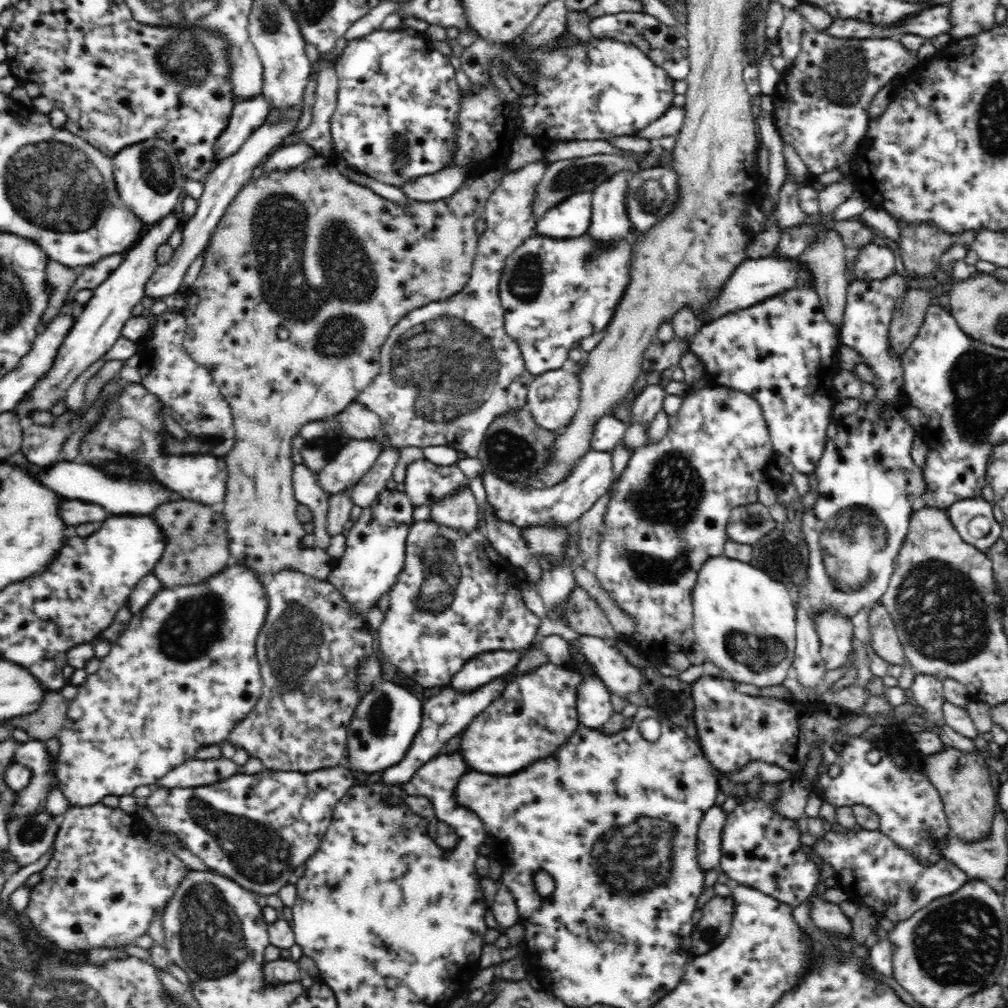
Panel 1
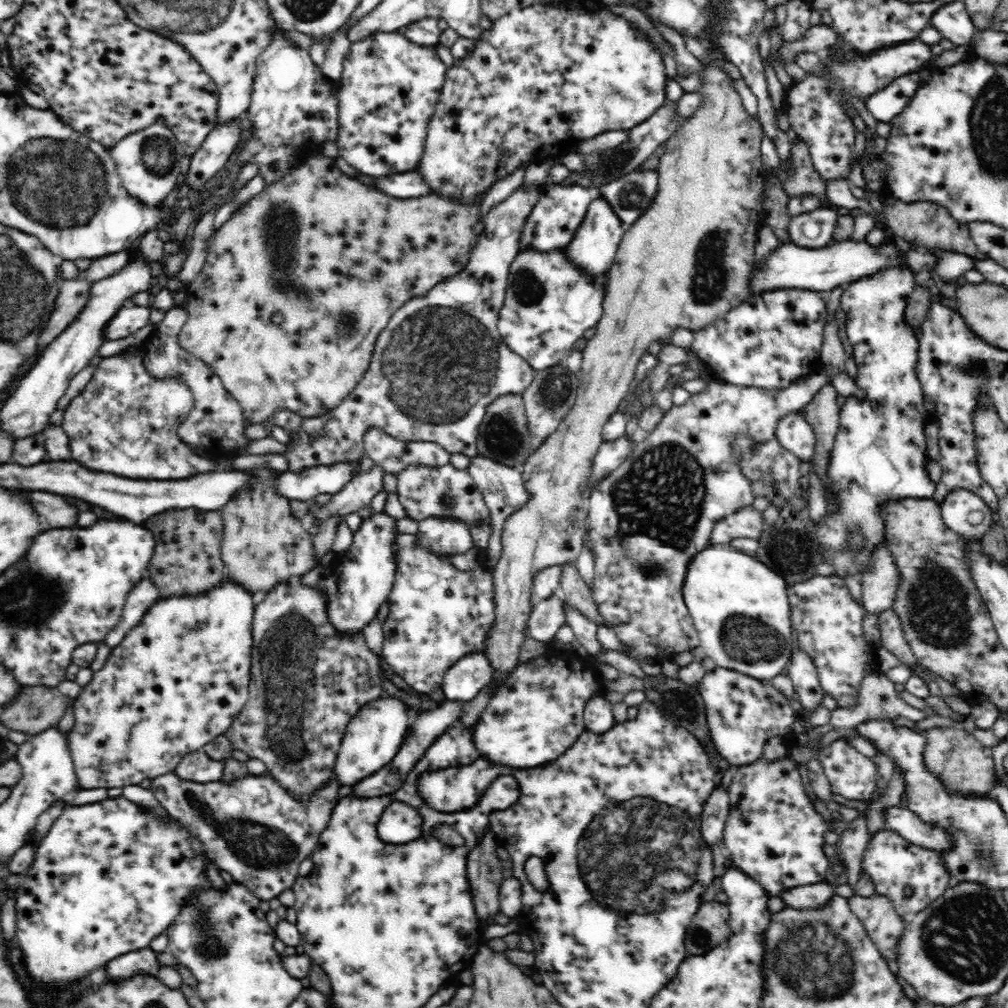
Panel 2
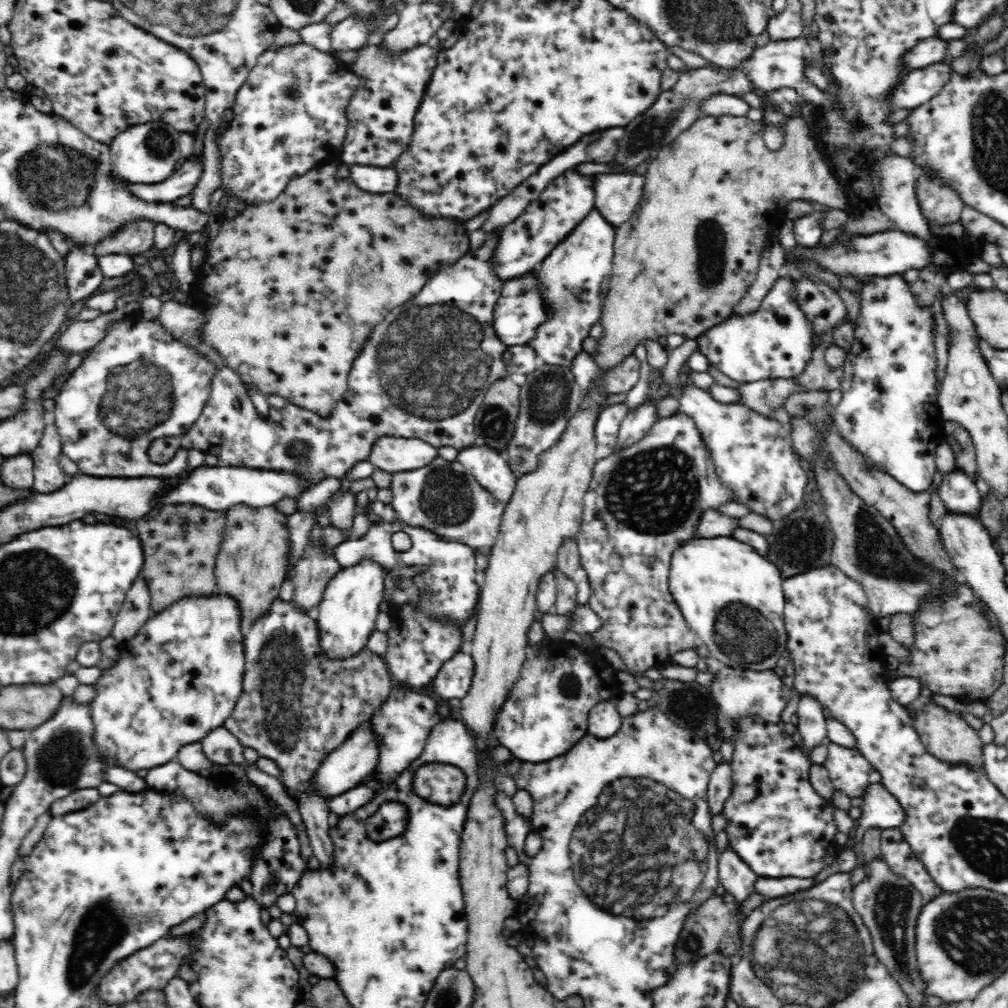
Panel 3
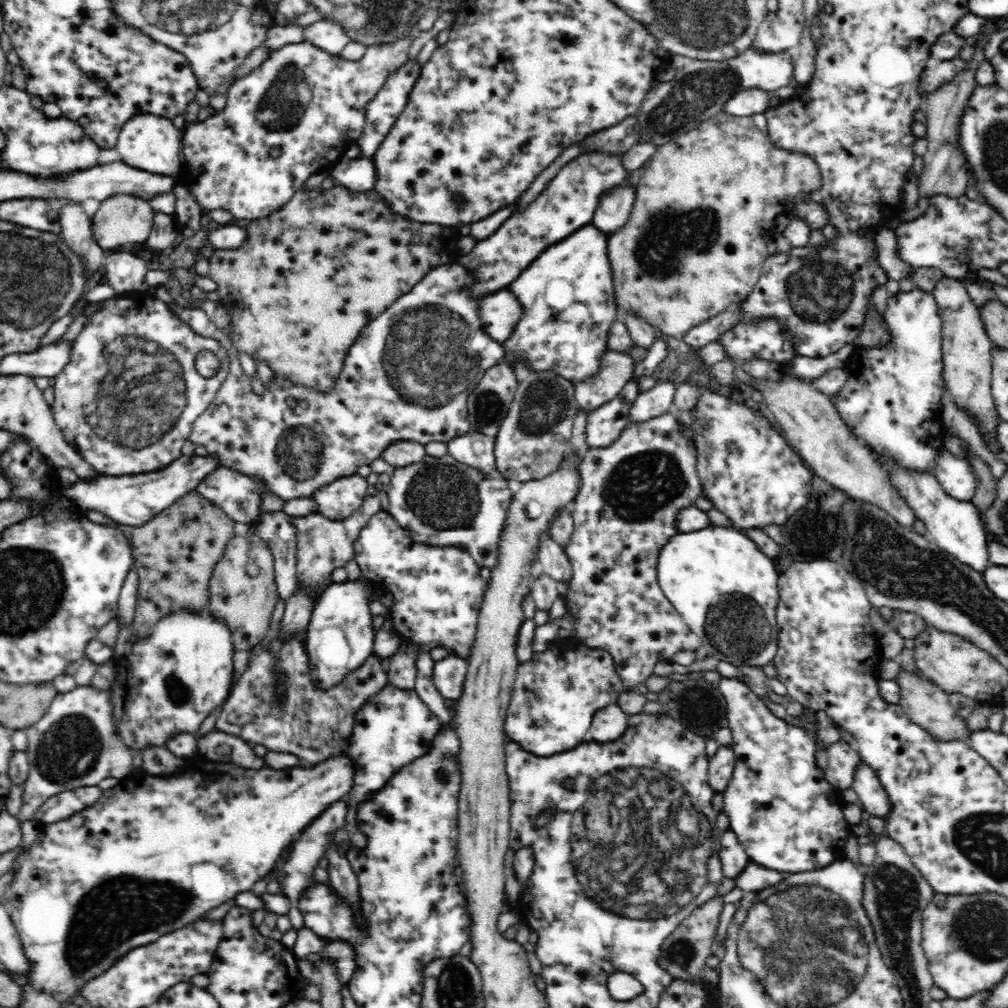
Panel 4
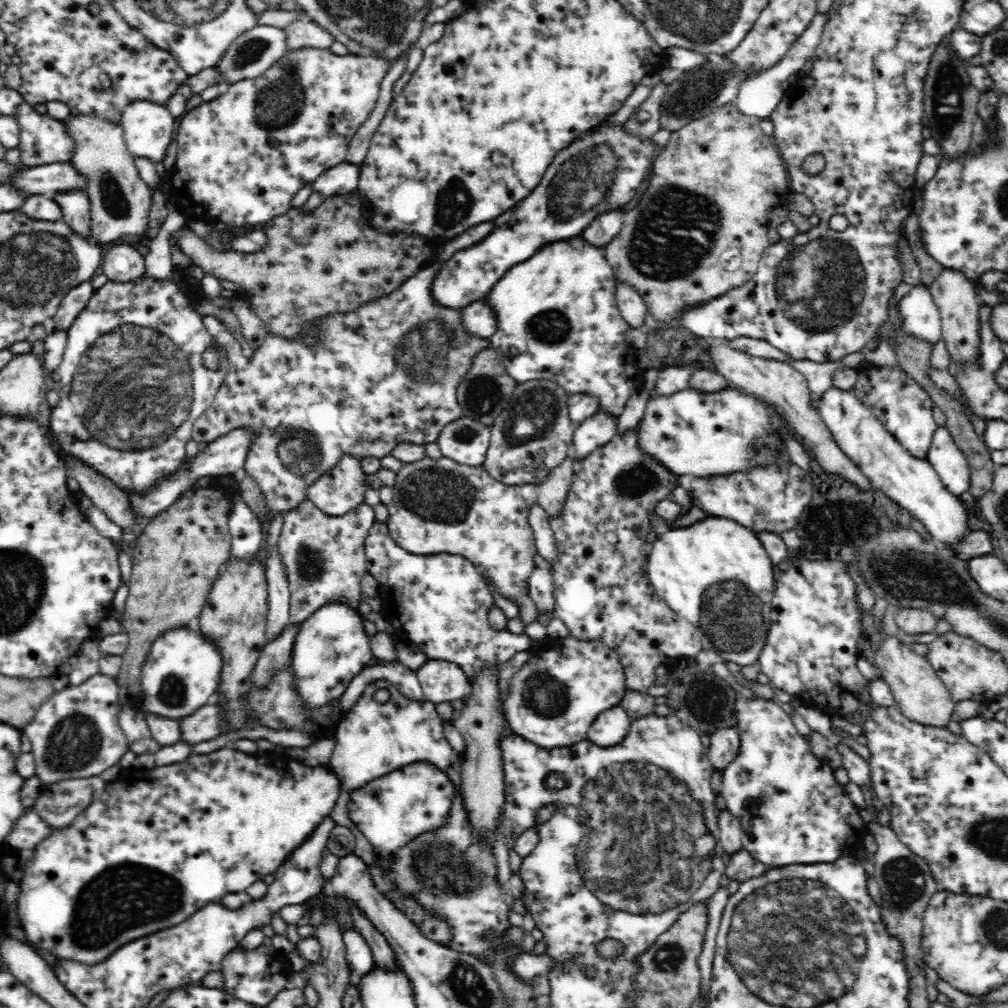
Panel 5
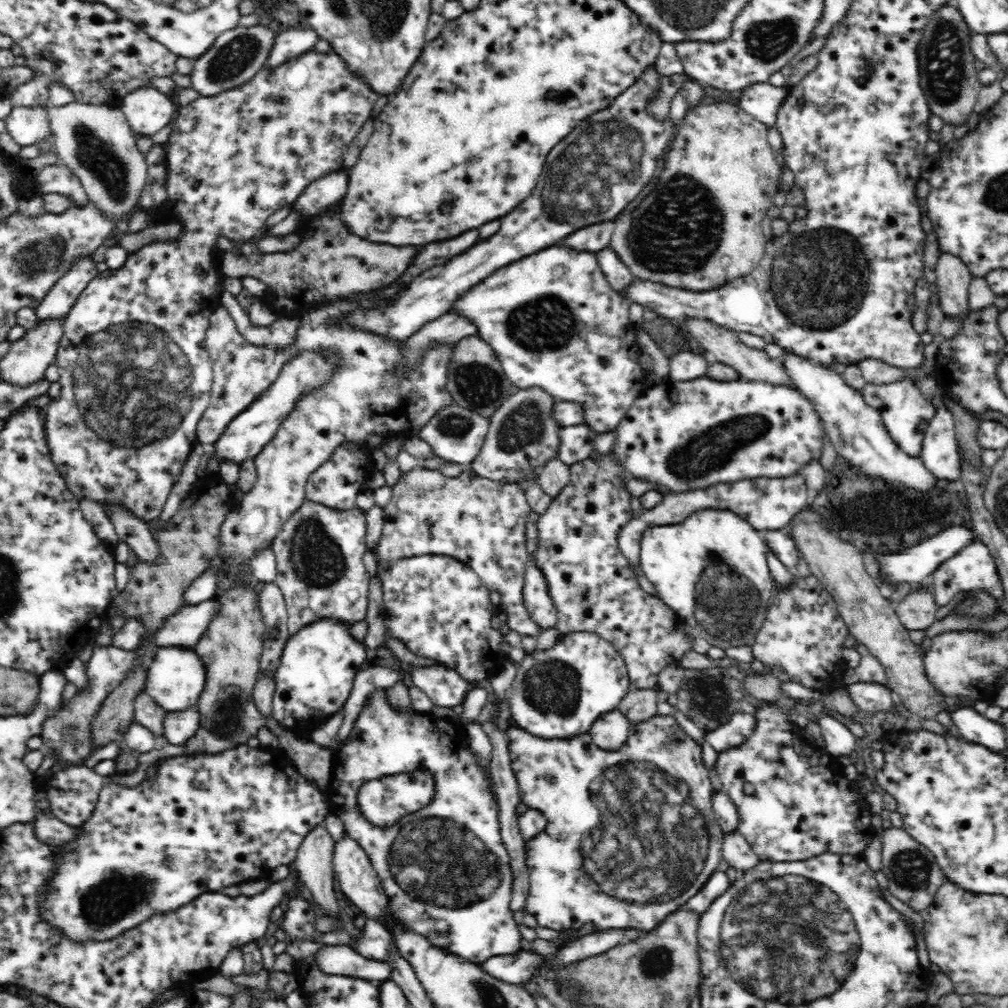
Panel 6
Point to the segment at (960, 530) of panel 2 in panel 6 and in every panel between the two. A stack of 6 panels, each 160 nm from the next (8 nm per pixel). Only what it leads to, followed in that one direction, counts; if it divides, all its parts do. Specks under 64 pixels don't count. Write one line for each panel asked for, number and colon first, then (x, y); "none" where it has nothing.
3: (958, 492)
4: (955, 475)
5: (948, 461)
6: (940, 453)

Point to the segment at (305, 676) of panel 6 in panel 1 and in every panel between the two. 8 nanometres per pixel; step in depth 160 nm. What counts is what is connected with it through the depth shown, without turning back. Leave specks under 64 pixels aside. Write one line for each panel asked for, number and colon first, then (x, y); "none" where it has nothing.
1: (375, 550)
2: (355, 588)
3: (346, 615)
4: (339, 637)
5: (331, 648)

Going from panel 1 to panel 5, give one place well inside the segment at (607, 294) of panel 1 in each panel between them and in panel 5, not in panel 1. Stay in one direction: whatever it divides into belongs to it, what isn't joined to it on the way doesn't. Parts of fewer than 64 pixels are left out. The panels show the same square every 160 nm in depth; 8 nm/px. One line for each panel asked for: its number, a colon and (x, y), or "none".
2: (549, 304)
3: (520, 310)
4: (499, 312)
5: (478, 318)

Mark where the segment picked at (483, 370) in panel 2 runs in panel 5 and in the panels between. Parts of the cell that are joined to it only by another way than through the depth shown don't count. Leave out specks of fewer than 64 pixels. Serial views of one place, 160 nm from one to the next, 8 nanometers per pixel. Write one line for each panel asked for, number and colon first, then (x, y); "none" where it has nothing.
3: (436, 355)
4: (405, 378)
5: (357, 383)

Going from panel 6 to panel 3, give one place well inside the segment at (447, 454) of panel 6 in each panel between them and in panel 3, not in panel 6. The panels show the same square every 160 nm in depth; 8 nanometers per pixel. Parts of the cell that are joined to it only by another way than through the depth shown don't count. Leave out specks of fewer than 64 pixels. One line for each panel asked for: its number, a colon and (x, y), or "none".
3: (491, 471)
4: (474, 449)
5: (466, 441)

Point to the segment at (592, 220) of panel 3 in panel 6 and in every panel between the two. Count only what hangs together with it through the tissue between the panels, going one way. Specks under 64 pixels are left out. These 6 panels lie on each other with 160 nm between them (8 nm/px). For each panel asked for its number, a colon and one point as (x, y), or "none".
4: (567, 294)
5: (558, 319)
6: (556, 324)

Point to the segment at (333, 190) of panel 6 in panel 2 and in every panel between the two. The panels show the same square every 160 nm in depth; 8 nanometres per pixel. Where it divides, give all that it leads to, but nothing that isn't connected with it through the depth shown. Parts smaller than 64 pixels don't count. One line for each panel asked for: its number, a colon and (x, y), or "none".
2: (411, 184)
3: (370, 178)
4: (359, 175)
5: (341, 179)

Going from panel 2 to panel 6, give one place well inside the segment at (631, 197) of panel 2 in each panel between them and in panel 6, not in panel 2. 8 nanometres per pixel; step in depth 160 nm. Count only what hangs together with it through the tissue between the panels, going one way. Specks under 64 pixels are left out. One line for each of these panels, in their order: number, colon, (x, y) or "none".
3: (617, 195)
4: (614, 209)
5: (602, 229)
6: (595, 237)

